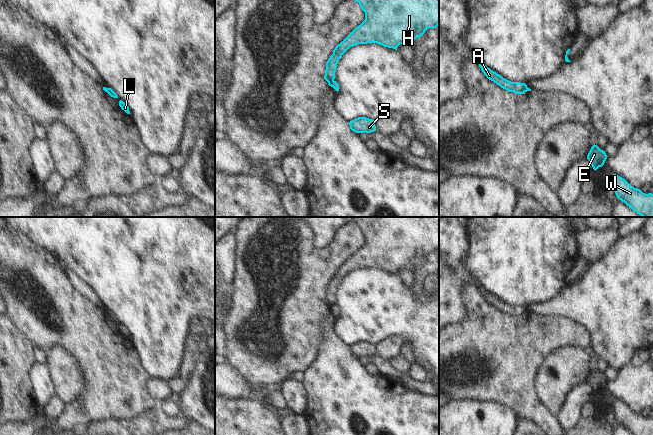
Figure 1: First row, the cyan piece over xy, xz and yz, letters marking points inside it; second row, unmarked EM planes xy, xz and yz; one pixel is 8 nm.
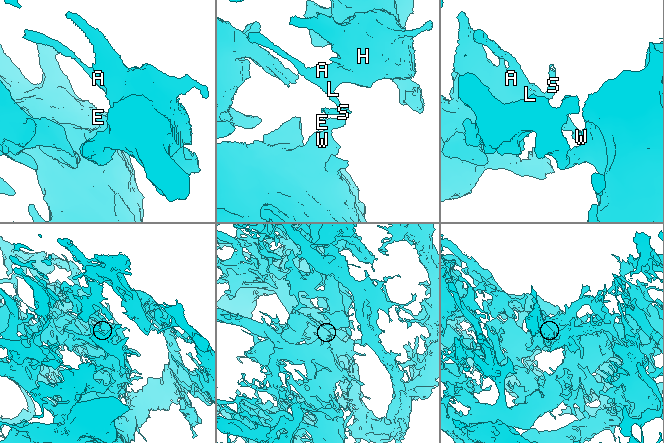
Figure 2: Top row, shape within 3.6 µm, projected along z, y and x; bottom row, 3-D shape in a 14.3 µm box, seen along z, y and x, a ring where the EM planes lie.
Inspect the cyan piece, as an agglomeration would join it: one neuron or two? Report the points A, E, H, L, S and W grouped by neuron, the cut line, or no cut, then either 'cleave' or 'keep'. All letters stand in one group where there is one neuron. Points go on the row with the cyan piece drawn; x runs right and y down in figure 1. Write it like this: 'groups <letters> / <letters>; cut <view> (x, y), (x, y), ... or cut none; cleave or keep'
groups A E H L W / S; cut xz (333, 79), (327, 81); cleave

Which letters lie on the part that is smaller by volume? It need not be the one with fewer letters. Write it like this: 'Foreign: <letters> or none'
Foreign: S

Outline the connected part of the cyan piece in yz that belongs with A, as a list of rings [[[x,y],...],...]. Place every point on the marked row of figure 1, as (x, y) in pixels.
[[[479,63],[479,67],[481,68],[482,72],[489,80],[493,81],[501,88],[517,94],[524,94],[525,92],[527,92],[528,87],[525,83],[511,82],[503,78],[501,75],[497,74],[496,72],[492,71],[484,63]]]

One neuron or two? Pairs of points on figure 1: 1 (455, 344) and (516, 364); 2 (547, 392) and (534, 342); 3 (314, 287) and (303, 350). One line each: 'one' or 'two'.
1: one
2: two
3: one

